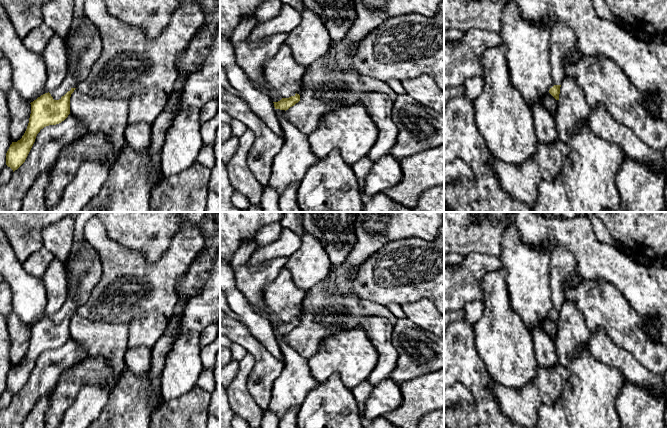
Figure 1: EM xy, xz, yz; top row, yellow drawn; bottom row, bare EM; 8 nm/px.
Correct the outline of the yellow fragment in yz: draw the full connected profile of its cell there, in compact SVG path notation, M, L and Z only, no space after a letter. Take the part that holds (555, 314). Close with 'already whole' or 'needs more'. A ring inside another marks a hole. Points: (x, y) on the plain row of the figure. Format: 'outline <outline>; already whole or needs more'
outline M561 246L550 250L549 279L552 310L549 317L559 324L561 306L565 302L565 281L569 278L574 284L581 280L575 256Z; needs more

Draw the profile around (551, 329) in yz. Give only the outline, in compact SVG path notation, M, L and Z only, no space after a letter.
M547 317L541 323L541 328L551 340L554 342L556 341L559 331L559 324L556 324L550 317Z

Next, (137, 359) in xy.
M143 346L128 348L124 354L127 369L136 375L146 373L150 369L151 349Z

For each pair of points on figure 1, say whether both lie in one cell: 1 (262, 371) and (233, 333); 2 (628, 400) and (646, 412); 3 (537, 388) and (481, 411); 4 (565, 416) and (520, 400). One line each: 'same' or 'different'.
1: same
2: same
3: different
4: different

